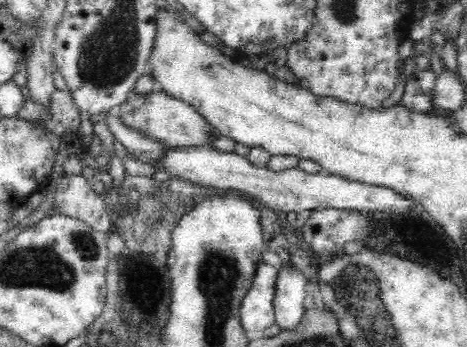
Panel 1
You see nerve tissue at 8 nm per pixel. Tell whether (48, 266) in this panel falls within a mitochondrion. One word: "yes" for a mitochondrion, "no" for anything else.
yes

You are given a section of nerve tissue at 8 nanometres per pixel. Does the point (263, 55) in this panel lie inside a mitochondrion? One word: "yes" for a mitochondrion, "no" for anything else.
no

